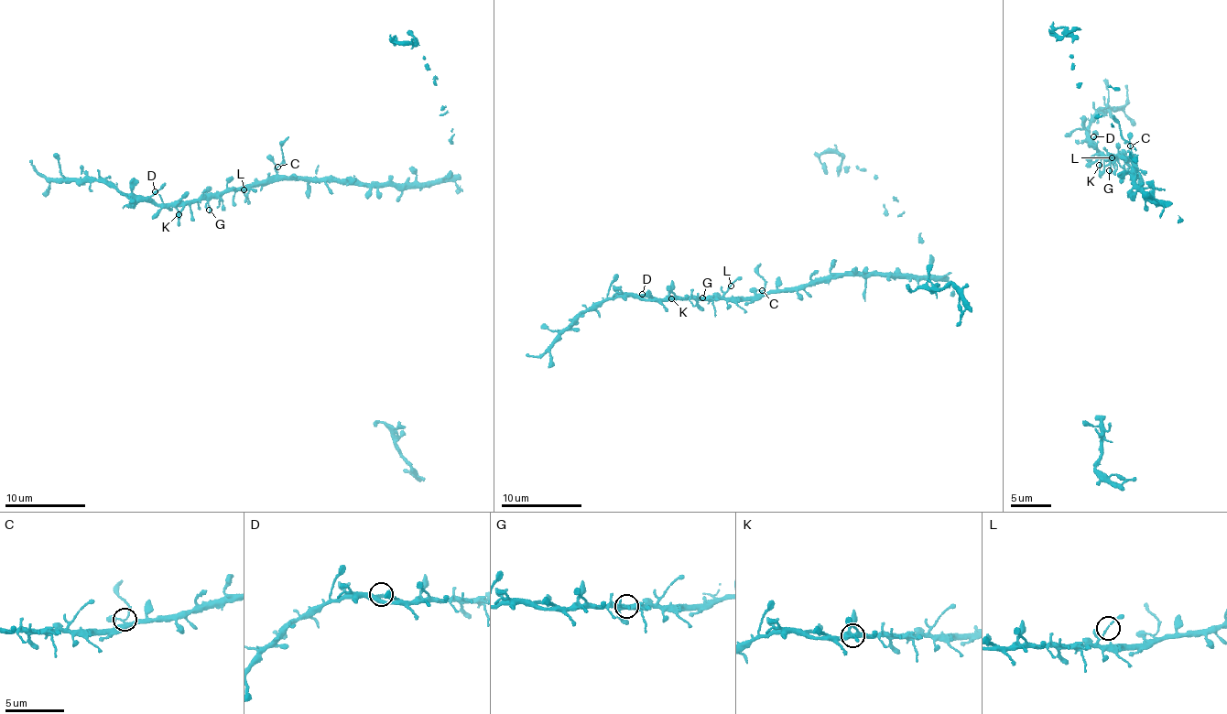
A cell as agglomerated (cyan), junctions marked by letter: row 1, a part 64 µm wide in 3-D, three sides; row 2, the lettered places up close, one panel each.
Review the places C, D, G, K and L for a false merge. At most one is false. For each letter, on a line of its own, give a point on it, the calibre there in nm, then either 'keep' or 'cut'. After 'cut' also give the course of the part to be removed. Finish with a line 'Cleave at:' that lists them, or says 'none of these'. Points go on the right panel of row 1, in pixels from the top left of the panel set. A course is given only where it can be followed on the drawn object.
C: place (1130, 146); calibre 110 nm; cut; course (1130, 146), (1123, 138), (1113, 114)
D: place (1093, 136); calibre 170 nm; keep
G: place (1109, 170); calibre 140 nm; keep
K: place (1099, 165); calibre 170 nm; keep
L: place (1112, 157); calibre 130 nm; keep
Cleave at: C

